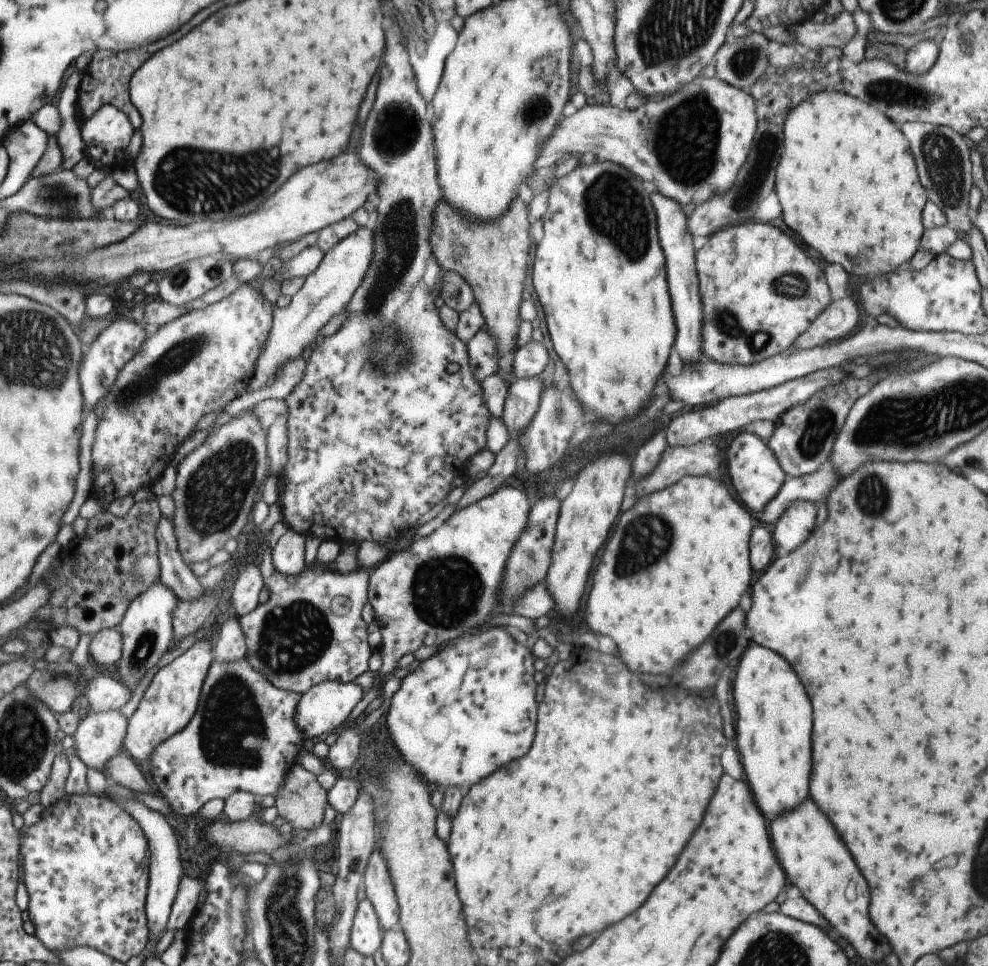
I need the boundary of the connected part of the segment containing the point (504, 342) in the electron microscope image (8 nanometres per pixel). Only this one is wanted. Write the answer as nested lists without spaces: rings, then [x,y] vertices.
[[[441,198],[435,206],[435,220],[433,230],[429,234],[429,246],[433,252],[433,258],[444,271],[459,274],[469,288],[471,288],[474,303],[477,304],[483,326],[487,334],[493,338],[497,348],[497,370],[507,386],[513,382],[511,364],[517,348],[515,336],[521,322],[519,318],[519,304],[523,302],[522,290],[527,287],[527,254],[532,239],[529,233],[529,220],[527,220],[527,208],[519,198],[513,198],[507,212],[503,212],[493,222],[467,222],[453,210],[449,204],[445,204]]]

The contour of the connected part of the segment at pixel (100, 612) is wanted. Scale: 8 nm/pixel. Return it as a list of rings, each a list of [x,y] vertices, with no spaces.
[[[157,497],[151,500],[135,502],[130,510],[117,518],[111,512],[95,514],[87,519],[87,528],[83,538],[74,537],[67,546],[61,547],[60,553],[46,570],[45,584],[51,588],[51,596],[47,598],[45,606],[35,612],[37,622],[51,622],[53,631],[57,628],[75,628],[77,634],[93,635],[103,628],[116,628],[129,605],[137,594],[145,592],[153,586],[160,576],[159,558],[157,558],[157,540],[155,540],[155,526],[159,522],[159,504]]]

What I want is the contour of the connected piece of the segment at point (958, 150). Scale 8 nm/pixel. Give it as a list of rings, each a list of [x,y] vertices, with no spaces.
[[[905,122],[897,127],[903,133],[912,152],[919,182],[925,189],[926,200],[933,201],[943,212],[949,228],[961,232],[967,240],[972,229],[972,214],[969,210],[969,190],[971,190],[971,164],[969,163],[970,143],[948,126]]]

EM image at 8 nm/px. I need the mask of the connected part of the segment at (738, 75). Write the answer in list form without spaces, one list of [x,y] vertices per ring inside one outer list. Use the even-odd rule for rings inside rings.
[[[760,32],[744,33],[740,38],[729,36],[714,55],[715,77],[748,93],[751,84],[761,76],[768,65],[767,45],[768,40]]]

